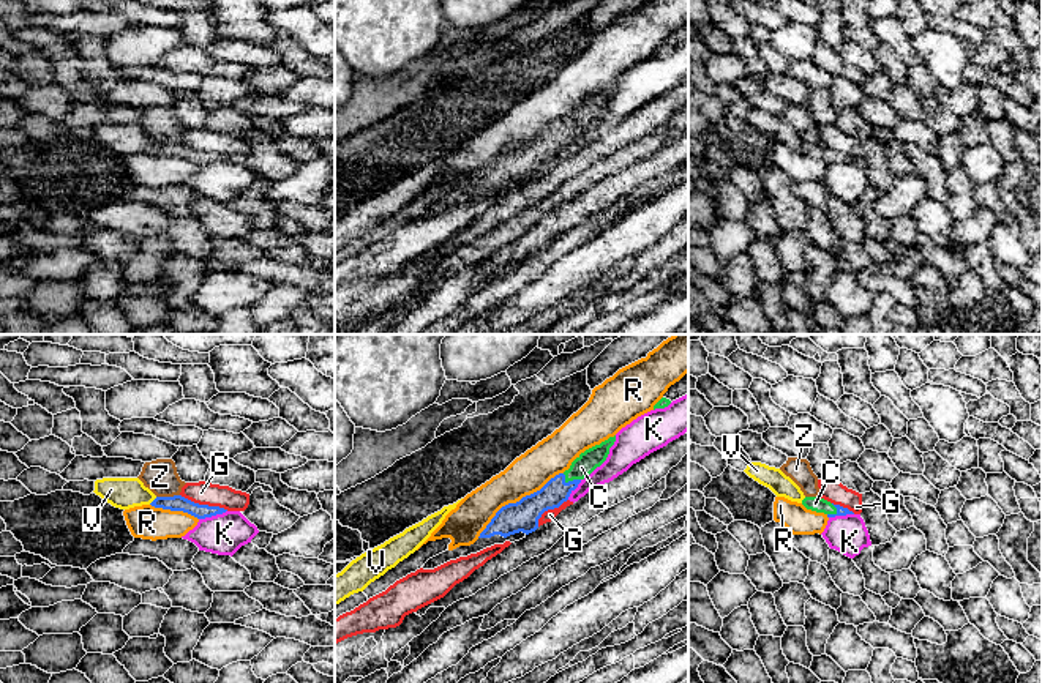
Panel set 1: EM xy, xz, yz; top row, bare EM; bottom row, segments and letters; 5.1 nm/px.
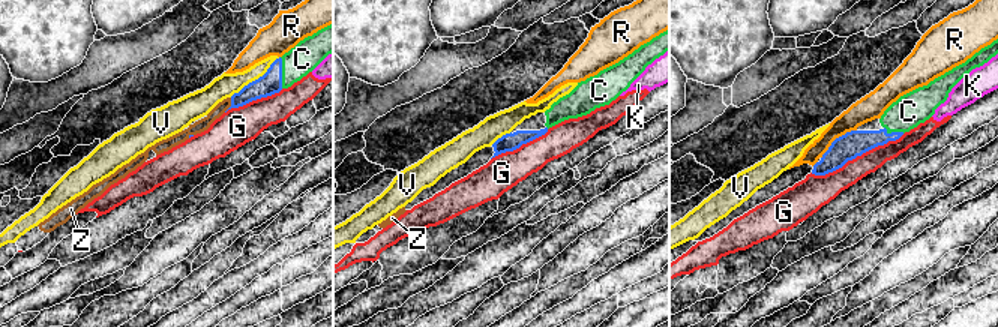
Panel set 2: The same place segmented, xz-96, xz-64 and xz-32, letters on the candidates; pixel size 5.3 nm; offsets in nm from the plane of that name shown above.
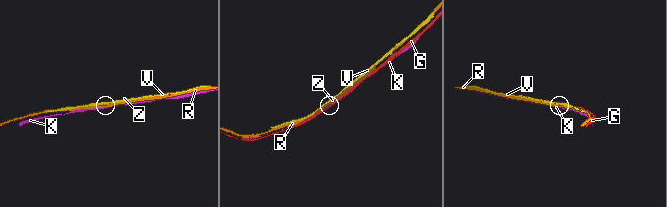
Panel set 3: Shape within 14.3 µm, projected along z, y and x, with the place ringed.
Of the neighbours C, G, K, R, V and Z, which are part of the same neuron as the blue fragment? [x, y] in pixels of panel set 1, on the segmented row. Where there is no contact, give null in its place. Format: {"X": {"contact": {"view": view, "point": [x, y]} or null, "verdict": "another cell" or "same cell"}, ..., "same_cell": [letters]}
{"C": {"contact": {"view": "xz", "point": [570, 481]}, "verdict": "same cell"}, "G": {"contact": {"view": "xy", "point": [204, 505]}, "verdict": "another cell"}, "K": {"contact": {"view": "xy", "point": [212, 515]}, "verdict": "another cell"}, "R": {"contact": {"view": "xz", "point": [517, 502]}, "verdict": "another cell"}, "V": {"contact": {"view": "xy", "point": [153, 500]}, "verdict": "another cell"}, "Z": {"contact": {"view": "xy", "point": [168, 497]}, "verdict": "another cell"}, "same_cell": ["C"]}

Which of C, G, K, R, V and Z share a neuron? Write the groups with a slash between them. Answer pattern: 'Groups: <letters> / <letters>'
Groups: C / G / K / R / V / Z

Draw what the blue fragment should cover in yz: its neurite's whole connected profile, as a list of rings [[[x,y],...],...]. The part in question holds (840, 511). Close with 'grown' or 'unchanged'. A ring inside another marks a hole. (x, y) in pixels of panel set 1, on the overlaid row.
[[[805,497],[802,500],[802,505],[807,509],[811,509],[811,511],[816,511],[816,513],[824,513],[827,517],[854,514],[848,508],[843,508],[840,505],[832,505],[830,502],[827,502],[821,497]]]; grown

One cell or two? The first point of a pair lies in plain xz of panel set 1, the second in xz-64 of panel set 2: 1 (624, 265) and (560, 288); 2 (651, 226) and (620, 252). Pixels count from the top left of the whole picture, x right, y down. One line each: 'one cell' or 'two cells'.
1: one cell
2: two cells

